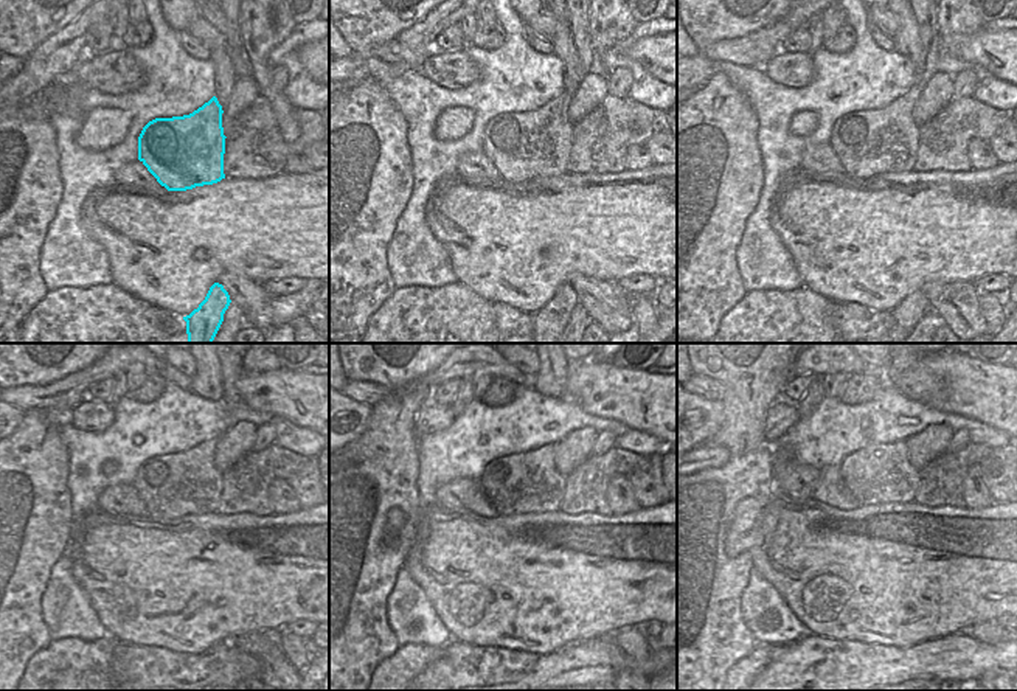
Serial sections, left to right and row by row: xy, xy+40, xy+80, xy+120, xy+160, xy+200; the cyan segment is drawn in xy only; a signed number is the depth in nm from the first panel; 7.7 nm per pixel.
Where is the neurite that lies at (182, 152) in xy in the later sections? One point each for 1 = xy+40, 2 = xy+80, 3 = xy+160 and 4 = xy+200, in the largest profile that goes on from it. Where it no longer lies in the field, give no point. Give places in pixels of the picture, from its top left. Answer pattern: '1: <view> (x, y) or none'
1: xy+40 (522, 146)
2: xy+80 (867, 143)
3: xy+160 (520, 483)
4: xy+200 (878, 474)

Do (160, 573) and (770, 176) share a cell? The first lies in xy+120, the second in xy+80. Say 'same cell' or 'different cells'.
different cells

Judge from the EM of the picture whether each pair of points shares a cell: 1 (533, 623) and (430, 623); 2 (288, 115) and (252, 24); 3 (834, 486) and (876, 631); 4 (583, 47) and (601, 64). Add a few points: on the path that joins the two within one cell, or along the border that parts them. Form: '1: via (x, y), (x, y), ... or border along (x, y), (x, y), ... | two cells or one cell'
1: border along (423, 592), (454, 638) | two cells
2: via (269, 92), (258, 59), (258, 47) | one cell
3: border along (811, 499), (839, 508), (859, 506) | two cells
4: border along (595, 55), (589, 72) | two cells

